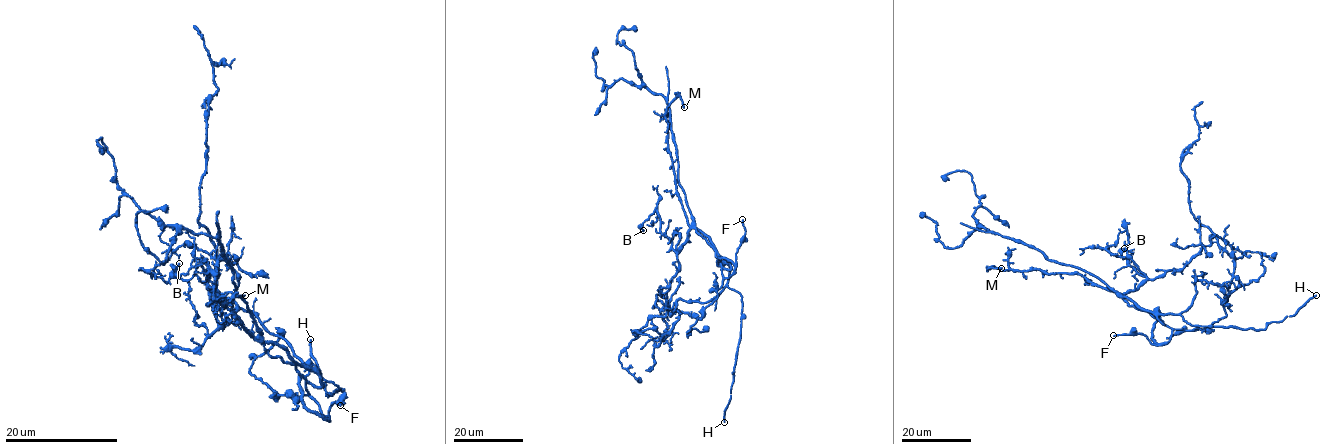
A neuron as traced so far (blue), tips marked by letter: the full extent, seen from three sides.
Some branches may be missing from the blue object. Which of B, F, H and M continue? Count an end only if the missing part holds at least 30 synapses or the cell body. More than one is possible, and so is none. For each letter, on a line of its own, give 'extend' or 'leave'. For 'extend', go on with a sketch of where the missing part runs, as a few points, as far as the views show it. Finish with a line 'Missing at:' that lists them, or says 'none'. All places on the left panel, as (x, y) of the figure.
B: leave
F: leave
H: extend | (310, 339), (310, 295), (338, 282)
M: leave
Missing at: H

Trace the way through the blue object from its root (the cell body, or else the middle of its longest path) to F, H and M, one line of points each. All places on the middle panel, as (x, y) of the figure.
F: (729, 269), (727, 263), (723, 265), (717, 261), (724, 258), (735, 263), (735, 253), (745, 232), (742, 219)
H: (729, 269), (728, 286), (741, 296), (741, 327), (724, 422)
M: (729, 269), (718, 252), (688, 225), (676, 191), (665, 112), (679, 96), (684, 107)

